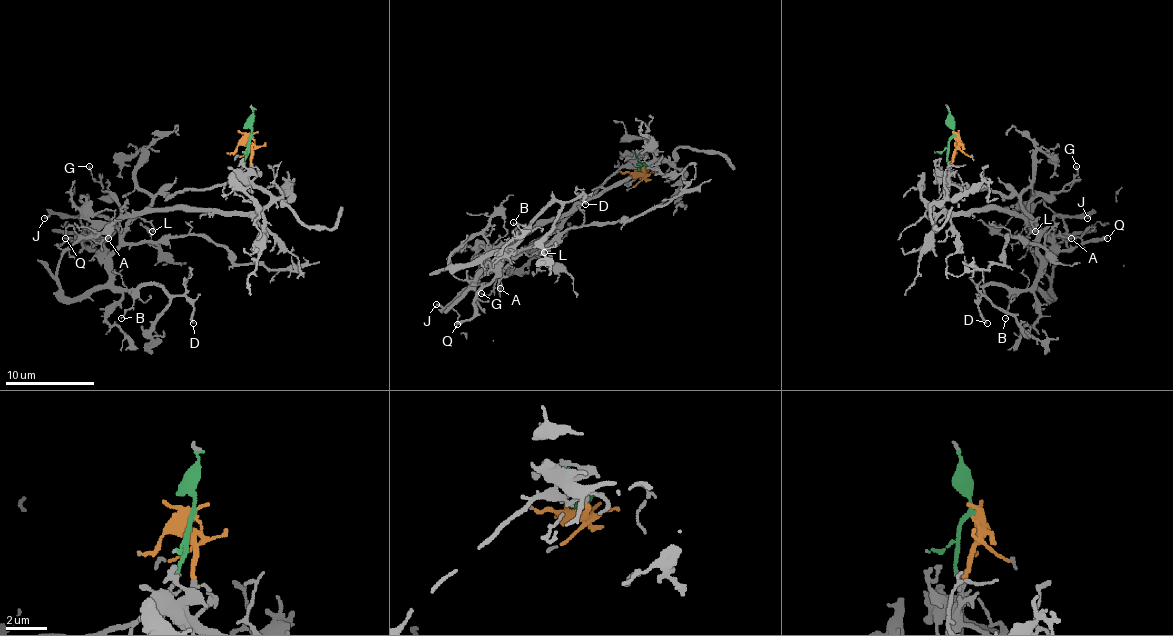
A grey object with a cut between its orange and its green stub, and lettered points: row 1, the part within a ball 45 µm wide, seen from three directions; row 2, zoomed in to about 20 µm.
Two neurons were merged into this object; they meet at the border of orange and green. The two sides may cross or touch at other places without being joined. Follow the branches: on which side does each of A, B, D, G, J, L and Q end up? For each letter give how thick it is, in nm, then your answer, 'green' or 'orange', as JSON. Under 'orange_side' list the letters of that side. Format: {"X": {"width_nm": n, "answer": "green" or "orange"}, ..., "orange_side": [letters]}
{"A": {"width_nm": 110, "answer": "orange"}, "B": {"width_nm": 100, "answer": "green"}, "D": {"width_nm": 170, "answer": "green"}, "G": {"width_nm": 130, "answer": "orange"}, "J": {"width_nm": 190, "answer": "green"}, "L": {"width_nm": 50, "answer": "green"}, "Q": {"width_nm": 180, "answer": "green"}, "orange_side": ["A", "G"]}

